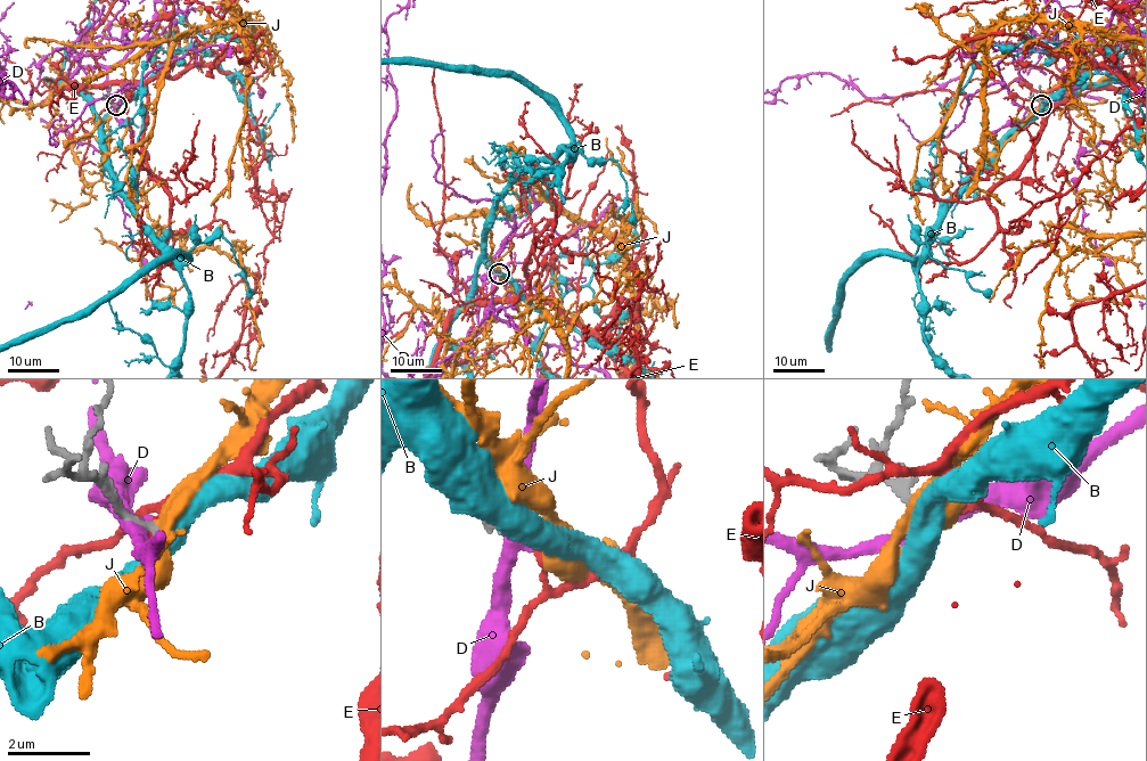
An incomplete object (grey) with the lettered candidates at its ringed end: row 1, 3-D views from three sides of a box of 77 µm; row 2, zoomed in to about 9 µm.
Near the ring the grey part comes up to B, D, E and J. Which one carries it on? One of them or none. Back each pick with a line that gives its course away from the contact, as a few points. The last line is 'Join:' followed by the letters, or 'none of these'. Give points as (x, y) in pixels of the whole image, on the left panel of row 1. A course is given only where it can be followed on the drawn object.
Join: J

